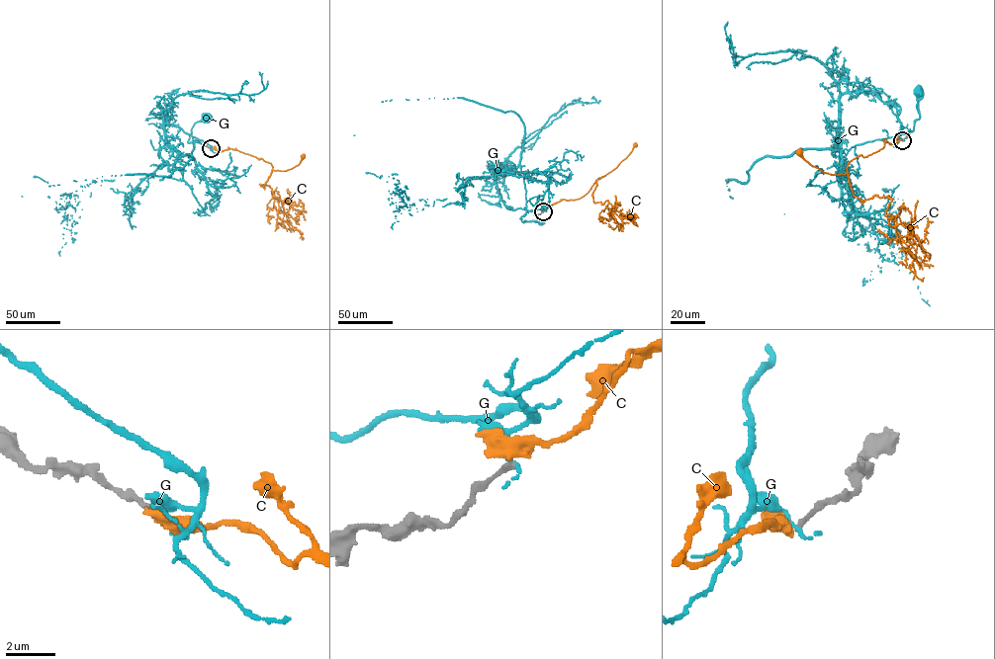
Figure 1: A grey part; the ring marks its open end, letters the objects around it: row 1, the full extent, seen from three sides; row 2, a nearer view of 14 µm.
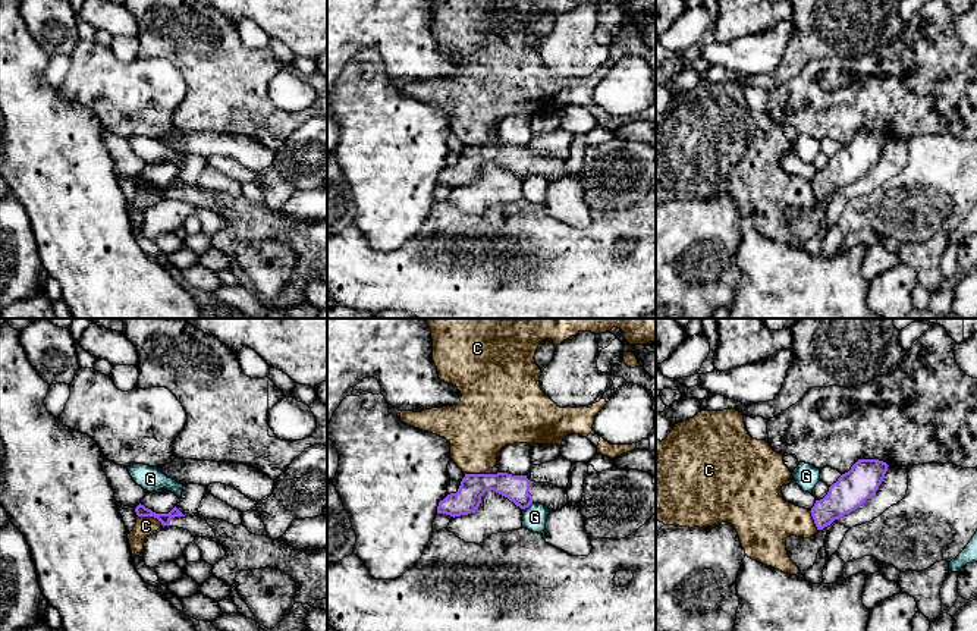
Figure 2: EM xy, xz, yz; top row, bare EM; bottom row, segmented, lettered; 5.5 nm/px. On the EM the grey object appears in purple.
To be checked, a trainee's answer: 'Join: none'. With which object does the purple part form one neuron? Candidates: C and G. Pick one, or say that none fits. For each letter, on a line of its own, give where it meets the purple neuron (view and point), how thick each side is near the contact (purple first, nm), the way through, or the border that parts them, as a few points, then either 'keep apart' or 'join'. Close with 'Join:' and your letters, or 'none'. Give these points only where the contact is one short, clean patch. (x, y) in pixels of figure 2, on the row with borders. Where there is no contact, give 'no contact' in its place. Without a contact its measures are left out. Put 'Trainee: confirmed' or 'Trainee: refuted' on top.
Trainee: confirmed
C: xy (150, 515) | 60/100 nm | along xy (137, 514), (154, 517), (162, 526) | keep apart
G: xz (527, 507) | 140/140 nm | along xz (531, 502), (522, 509) | keep apart
Join: none

